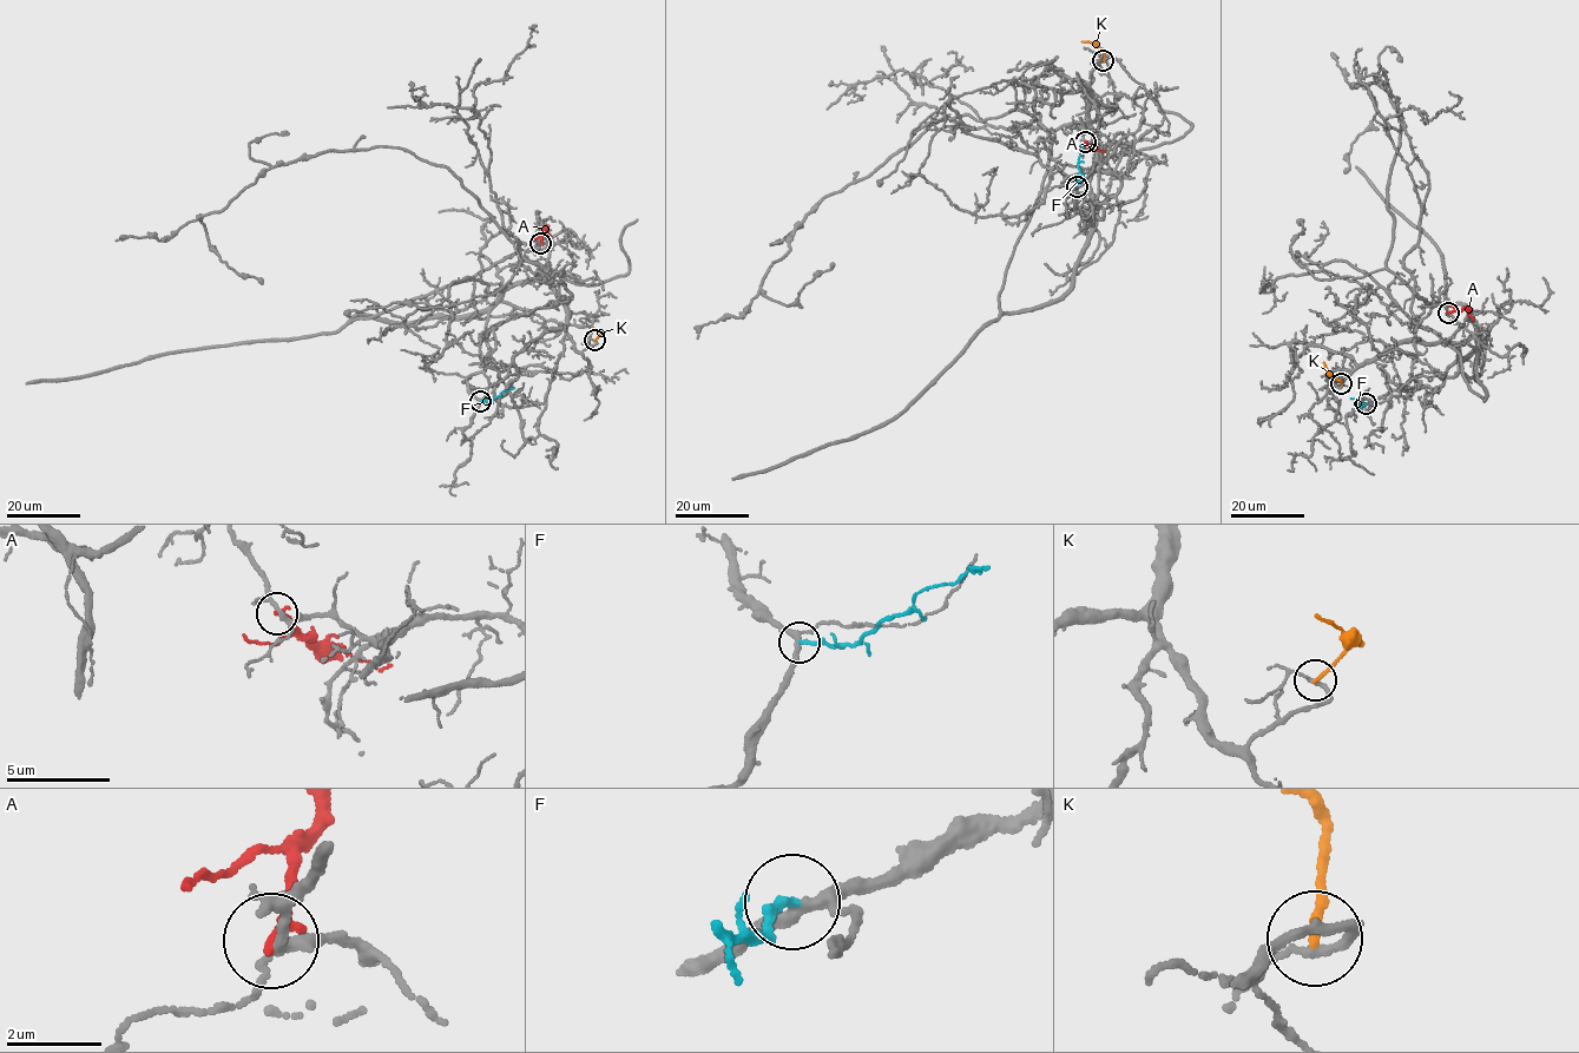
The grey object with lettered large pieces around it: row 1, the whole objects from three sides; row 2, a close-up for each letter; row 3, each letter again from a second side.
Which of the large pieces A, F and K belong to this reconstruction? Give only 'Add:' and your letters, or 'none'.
Add: F

